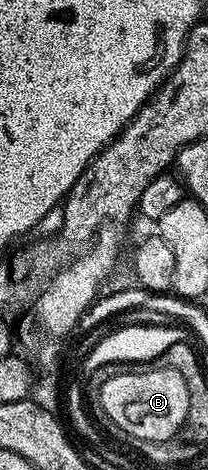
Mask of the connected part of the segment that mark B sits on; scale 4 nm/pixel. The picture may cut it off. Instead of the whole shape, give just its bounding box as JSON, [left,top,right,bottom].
[99,365,190,442]

